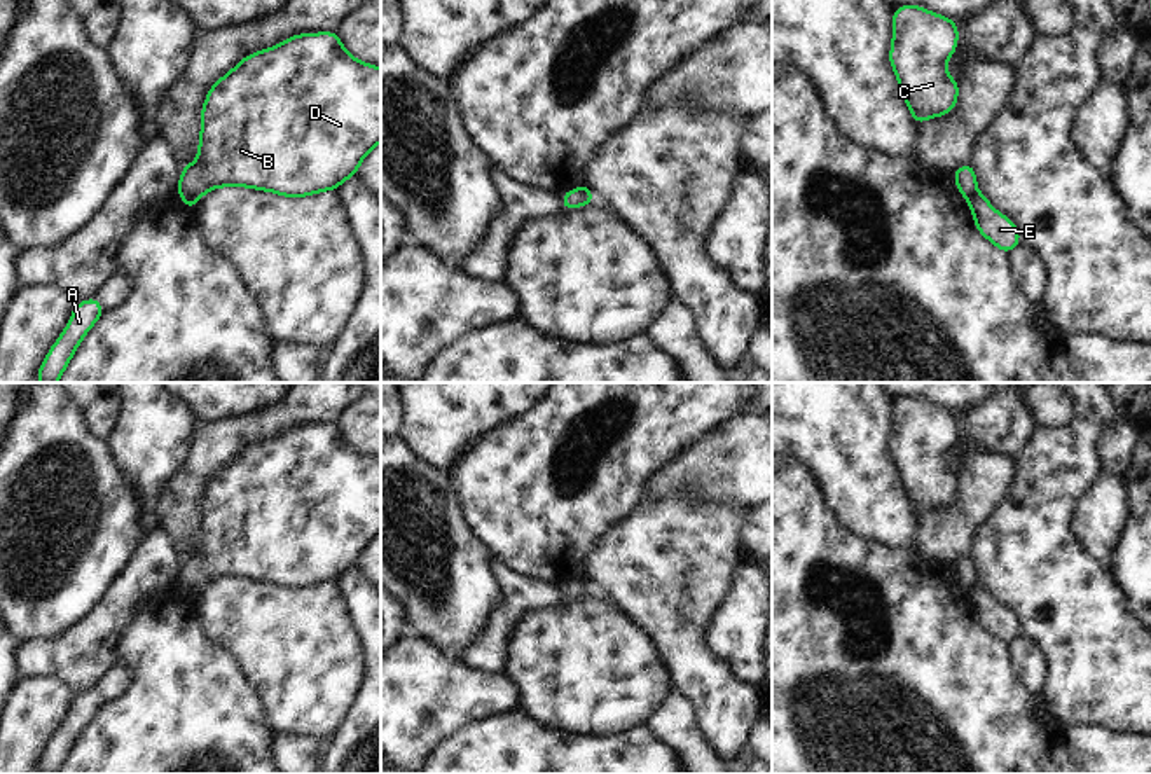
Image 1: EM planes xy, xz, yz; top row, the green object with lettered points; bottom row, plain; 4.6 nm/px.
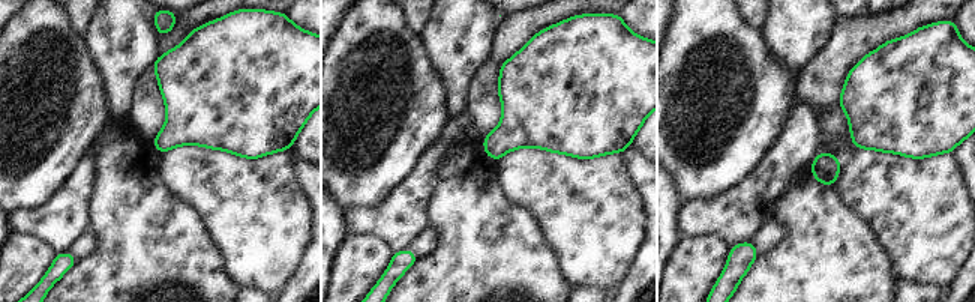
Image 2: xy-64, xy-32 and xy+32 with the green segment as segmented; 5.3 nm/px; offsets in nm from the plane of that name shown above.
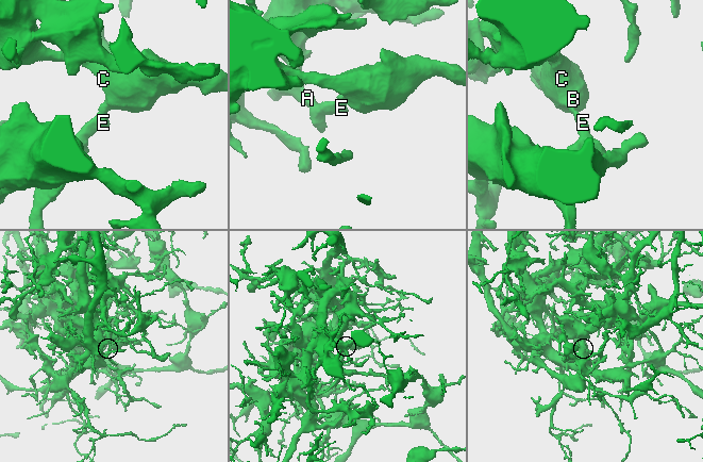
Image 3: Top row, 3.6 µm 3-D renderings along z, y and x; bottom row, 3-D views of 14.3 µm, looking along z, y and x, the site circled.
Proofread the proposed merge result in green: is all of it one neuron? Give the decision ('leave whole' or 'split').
split

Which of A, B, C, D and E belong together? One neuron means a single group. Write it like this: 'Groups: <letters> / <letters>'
Groups: A E / B C D.

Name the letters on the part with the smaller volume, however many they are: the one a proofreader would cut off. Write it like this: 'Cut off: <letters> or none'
Cut off: B, C, D.

